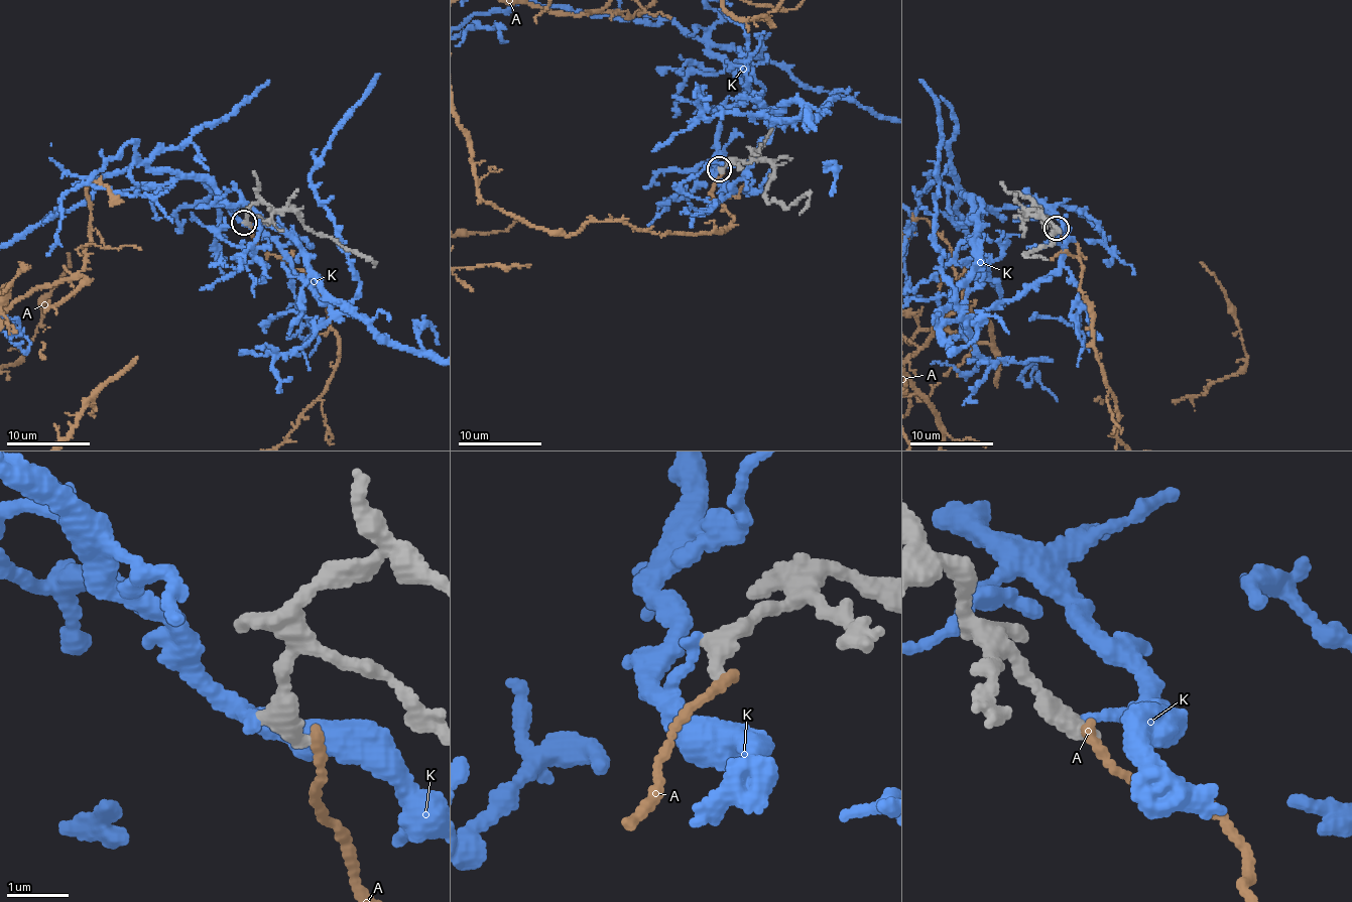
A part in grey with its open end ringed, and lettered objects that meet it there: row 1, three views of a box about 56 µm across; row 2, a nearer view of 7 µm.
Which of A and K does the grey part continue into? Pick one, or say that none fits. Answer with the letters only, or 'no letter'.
K

